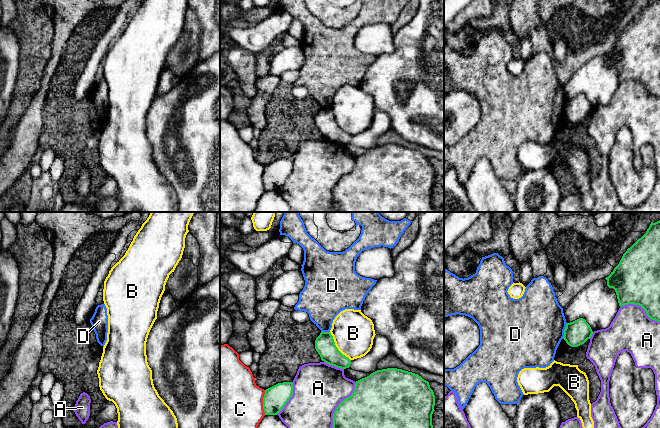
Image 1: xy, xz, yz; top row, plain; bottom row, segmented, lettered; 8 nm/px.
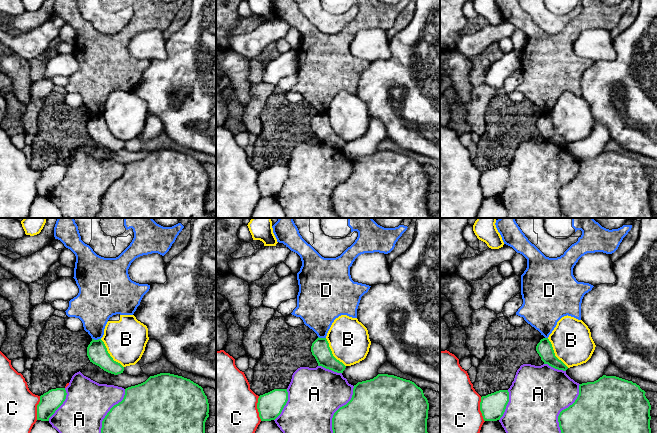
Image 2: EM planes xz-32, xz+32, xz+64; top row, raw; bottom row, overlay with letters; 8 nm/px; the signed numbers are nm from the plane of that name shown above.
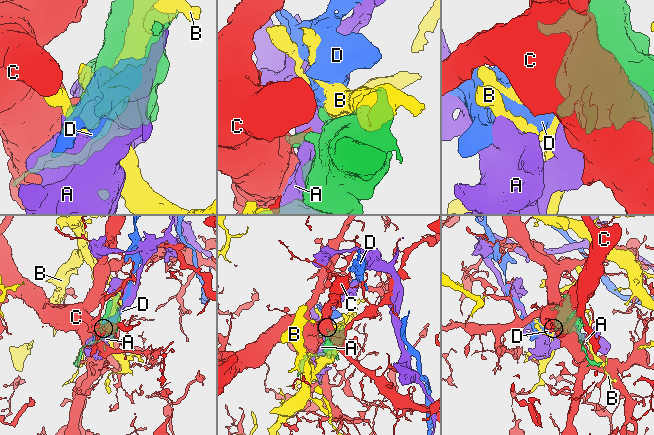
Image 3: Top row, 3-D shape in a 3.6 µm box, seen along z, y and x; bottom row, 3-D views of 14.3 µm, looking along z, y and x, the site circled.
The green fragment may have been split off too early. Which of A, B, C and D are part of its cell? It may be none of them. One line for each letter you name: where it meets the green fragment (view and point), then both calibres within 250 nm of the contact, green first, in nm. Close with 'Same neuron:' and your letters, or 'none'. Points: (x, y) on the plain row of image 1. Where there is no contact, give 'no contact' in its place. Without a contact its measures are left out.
Same neuron: none

